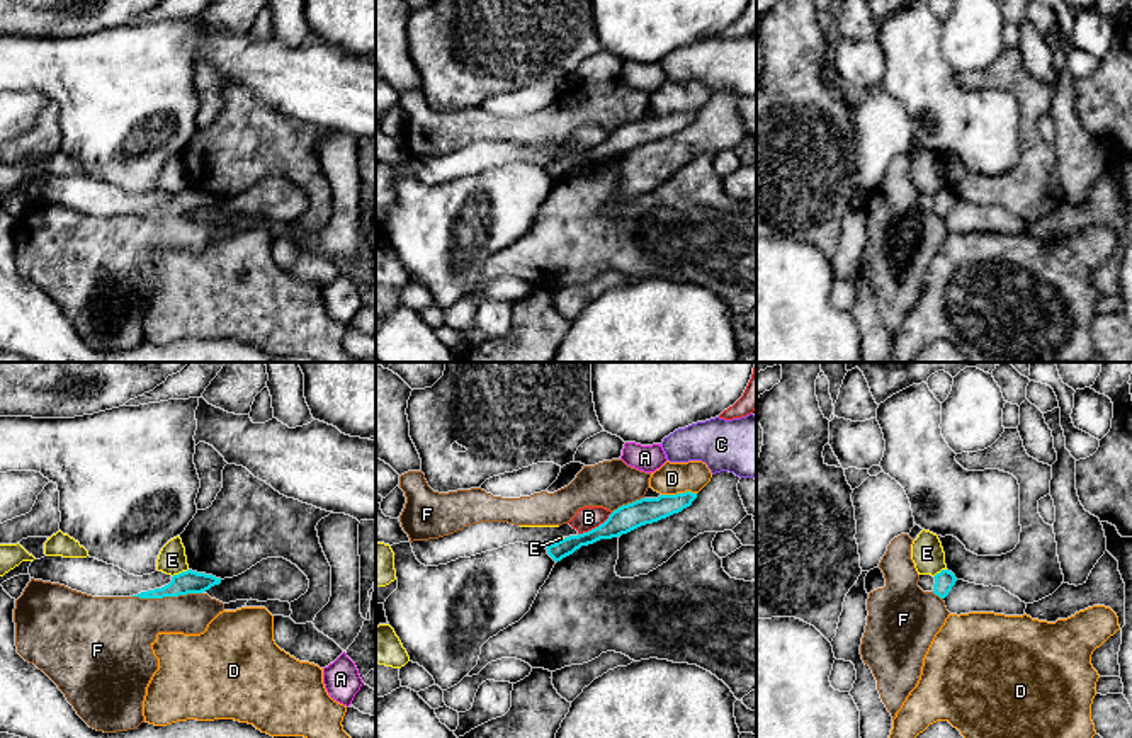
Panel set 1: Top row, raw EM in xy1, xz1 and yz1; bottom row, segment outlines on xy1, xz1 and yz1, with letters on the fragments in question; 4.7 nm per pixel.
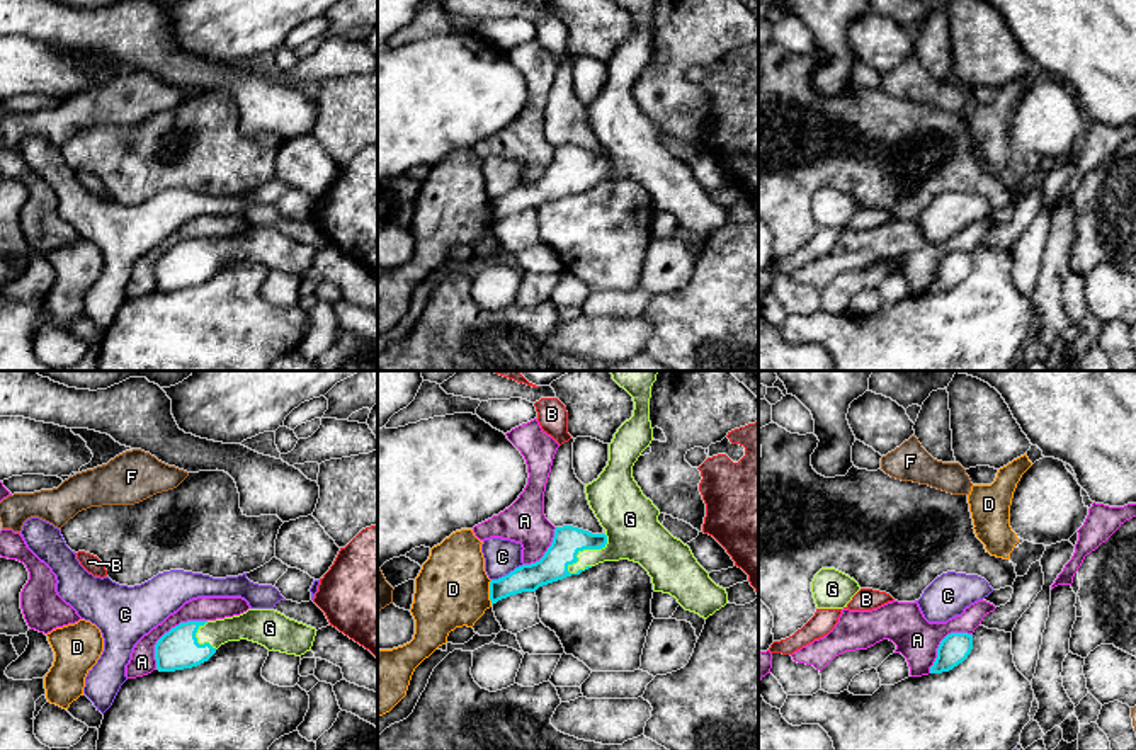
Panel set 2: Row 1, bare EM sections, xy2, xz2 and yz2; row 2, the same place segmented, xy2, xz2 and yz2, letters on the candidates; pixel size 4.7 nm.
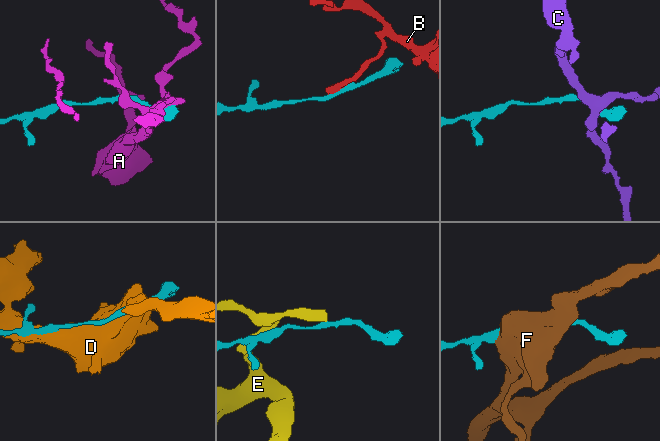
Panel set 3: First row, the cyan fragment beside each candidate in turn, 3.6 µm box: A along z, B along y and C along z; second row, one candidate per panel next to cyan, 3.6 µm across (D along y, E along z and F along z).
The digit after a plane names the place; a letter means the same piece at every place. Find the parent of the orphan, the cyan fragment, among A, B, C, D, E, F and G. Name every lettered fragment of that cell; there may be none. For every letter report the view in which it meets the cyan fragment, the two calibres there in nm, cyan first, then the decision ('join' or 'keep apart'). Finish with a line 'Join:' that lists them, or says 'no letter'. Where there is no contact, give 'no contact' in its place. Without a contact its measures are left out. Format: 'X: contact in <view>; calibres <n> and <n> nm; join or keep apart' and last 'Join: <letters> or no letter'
A: contact in xy2; calibres 190 and 120 nm; keep apart
B: contact in xz1; calibres 130 and 110 nm; keep apart
C: contact in xz2; calibres 140 and 160 nm; keep apart
D: contact in xz1; calibres 130 and 150 nm; keep apart
E: contact in xy1; calibres 110 and 140 nm; keep apart
F: contact in xy1; calibres 110 and 280 nm; keep apart
G: contact in xz2; calibres 140 and 260 nm; join
Join: G

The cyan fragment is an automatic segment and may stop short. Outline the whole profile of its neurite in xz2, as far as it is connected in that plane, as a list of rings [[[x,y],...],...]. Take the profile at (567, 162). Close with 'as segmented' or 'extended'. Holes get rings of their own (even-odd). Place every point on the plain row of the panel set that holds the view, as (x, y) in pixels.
[[[616,0],[634,20],[633,36],[614,53],[609,80],[597,99],[585,104],[590,128],[604,153],[563,145],[544,175],[490,201],[491,224],[604,182],[629,179],[651,196],[653,209],[670,213],[690,231],[707,238],[728,223],[726,207],[716,204],[690,167],[660,141],[660,129],[633,97],[633,85],[653,60],[650,17],[655,0]]]; extended

